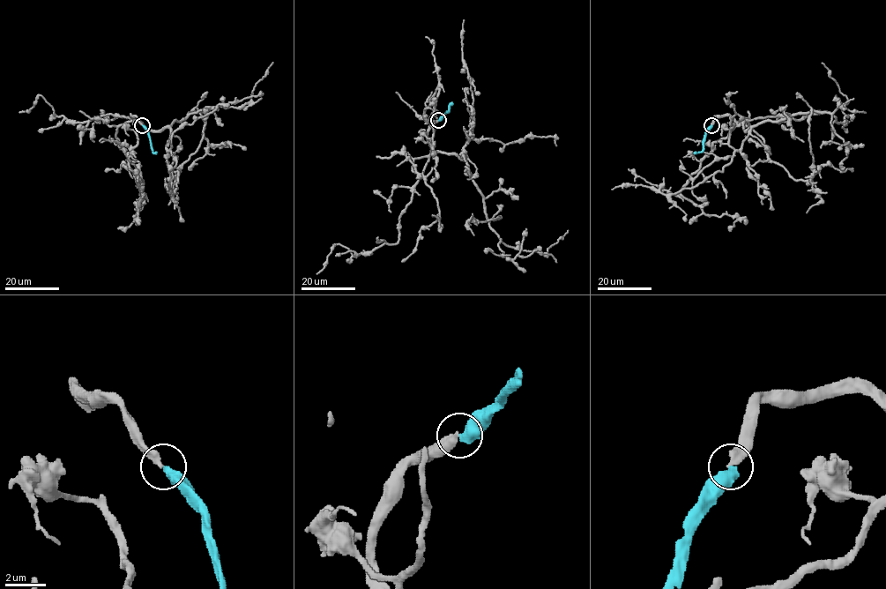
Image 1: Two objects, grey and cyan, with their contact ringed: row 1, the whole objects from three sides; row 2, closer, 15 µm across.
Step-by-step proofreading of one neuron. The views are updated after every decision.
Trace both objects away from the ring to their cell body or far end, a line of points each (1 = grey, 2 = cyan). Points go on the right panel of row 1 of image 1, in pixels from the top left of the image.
1: (711, 125), (715, 117), (729, 115), (743, 122), (745, 130), (841, 108), (847, 98), (822, 63)
2: (711, 125), (706, 131), (703, 150), (695, 152)

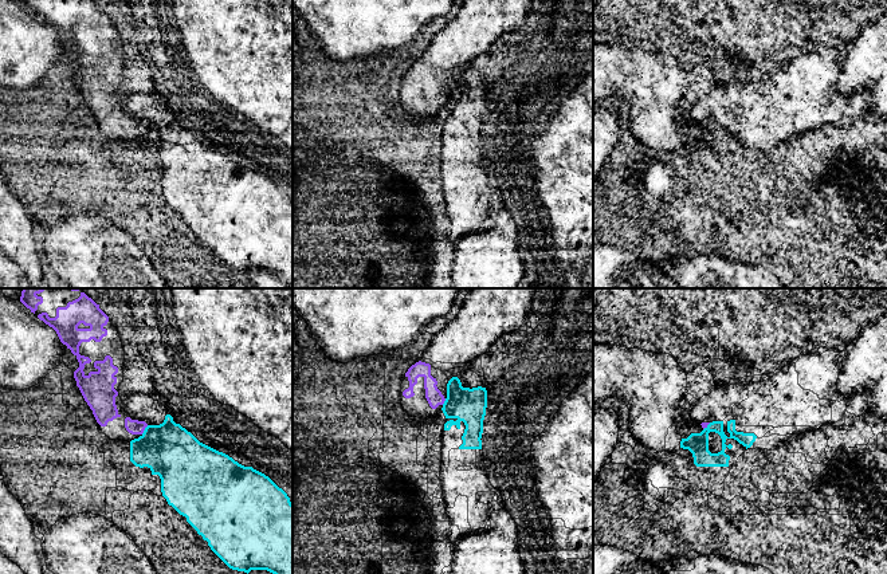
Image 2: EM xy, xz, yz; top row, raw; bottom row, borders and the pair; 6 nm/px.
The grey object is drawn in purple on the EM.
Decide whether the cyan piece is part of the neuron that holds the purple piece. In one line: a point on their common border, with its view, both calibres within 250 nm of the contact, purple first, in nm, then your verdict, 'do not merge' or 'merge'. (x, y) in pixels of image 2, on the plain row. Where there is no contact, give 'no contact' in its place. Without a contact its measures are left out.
xy (144, 129) | 90/320 nm | do not merge

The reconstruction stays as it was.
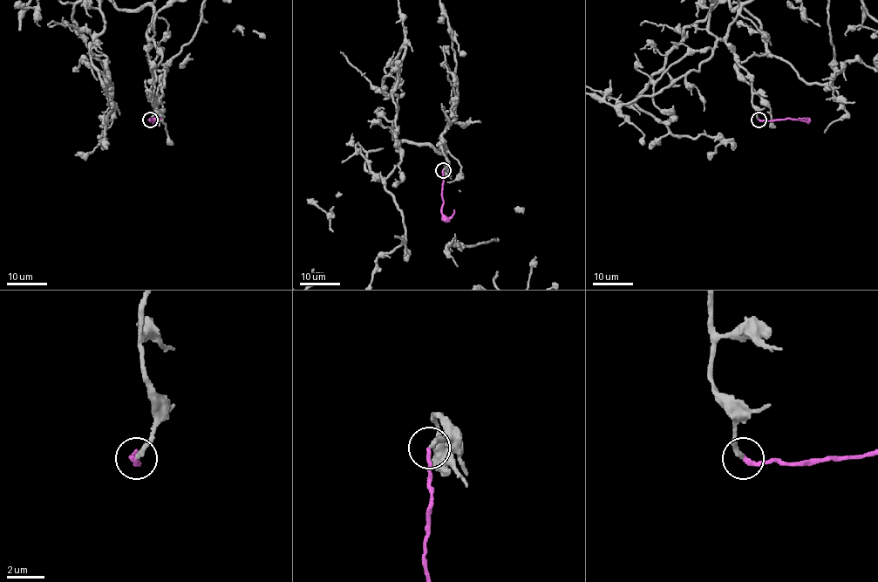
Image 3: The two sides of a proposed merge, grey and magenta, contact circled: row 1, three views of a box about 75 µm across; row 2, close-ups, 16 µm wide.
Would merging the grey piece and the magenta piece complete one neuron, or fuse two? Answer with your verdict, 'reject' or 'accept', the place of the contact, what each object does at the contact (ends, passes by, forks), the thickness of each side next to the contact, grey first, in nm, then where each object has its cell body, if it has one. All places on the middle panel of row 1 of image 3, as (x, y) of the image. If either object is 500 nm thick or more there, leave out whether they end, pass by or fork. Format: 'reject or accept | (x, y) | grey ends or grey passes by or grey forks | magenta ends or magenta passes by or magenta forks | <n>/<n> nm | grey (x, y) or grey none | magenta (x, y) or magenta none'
accept | (443, 170) | grey ends | magenta ends | 240/220 nm | grey none | magenta none

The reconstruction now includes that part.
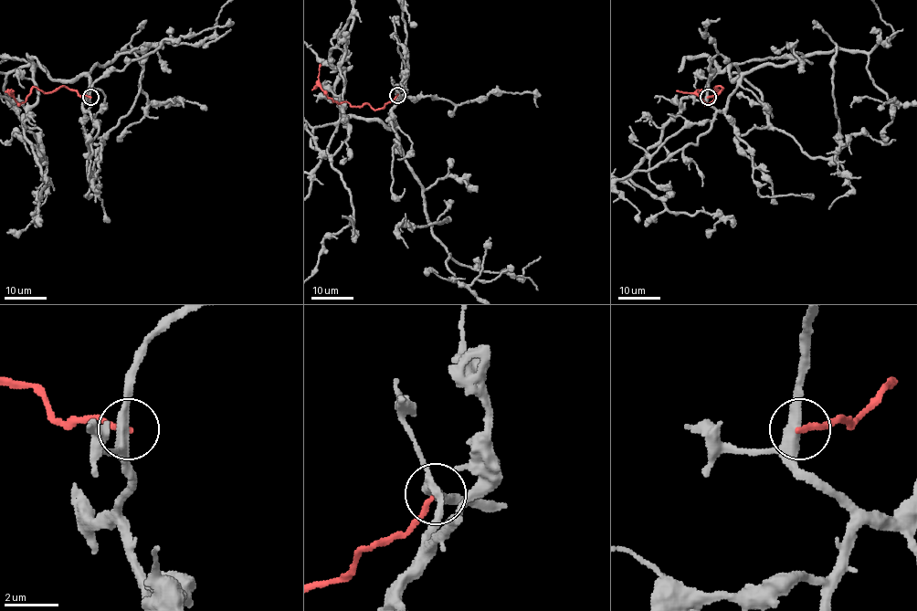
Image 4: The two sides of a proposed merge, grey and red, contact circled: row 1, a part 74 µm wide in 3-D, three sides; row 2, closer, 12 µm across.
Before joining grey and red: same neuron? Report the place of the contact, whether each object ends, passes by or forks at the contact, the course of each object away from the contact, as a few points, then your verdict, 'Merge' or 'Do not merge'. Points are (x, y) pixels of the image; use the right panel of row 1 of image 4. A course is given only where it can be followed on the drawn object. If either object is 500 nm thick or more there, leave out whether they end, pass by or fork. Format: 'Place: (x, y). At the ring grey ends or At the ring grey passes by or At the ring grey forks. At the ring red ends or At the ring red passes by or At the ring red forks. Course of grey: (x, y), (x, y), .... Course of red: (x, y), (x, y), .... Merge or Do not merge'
Place: (708, 97). At the ring grey passes by. At the ring red ends. Course of red: (707, 97), (716, 96), (722, 88), (717, 87), (719, 92), (716, 87), (710, 103), (693, 93), (677, 90). Do not merge

